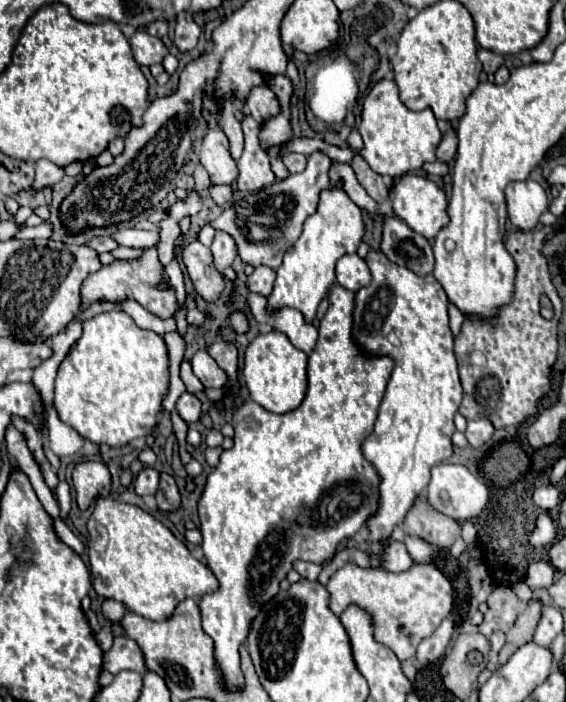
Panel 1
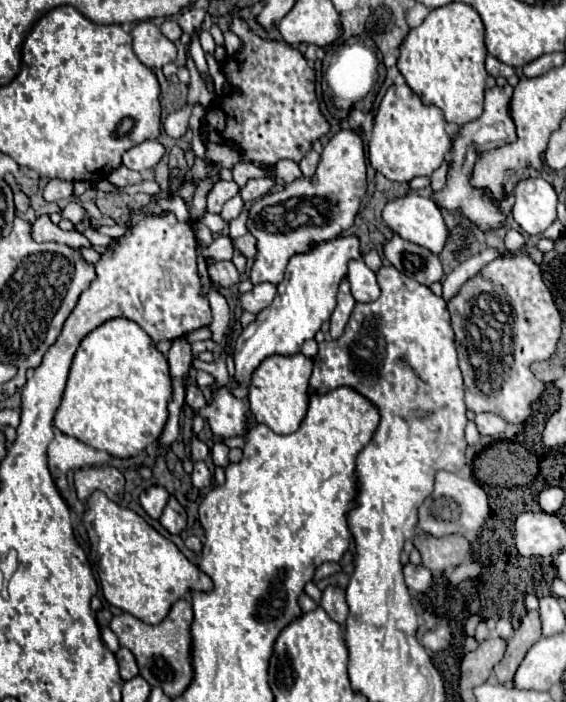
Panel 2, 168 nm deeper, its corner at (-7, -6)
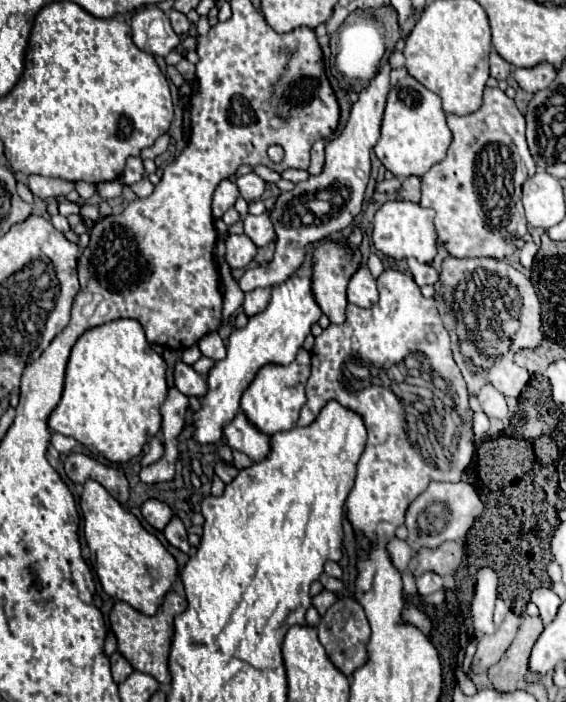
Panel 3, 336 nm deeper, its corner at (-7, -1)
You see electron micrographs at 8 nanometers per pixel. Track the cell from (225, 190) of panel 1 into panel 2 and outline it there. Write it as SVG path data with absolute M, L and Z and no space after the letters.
M234 196L234 198L230 198L230 200L224 204L220 216L222 216L226 222L230 222L230 220L234 220L234 218L242 212L242 206L244 206L242 198L240 198L240 196Z

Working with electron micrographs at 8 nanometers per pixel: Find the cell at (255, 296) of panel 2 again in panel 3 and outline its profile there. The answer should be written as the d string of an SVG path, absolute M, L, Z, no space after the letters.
M270 287L248 291L248 293L246 293L246 299L244 299L244 305L242 305L242 307L244 307L244 313L246 313L248 317L260 313L260 311L270 303L270 293L272 293Z

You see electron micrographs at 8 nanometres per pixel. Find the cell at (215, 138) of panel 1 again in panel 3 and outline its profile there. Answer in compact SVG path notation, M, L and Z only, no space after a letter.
M224 179L216 191L214 191L214 201L212 201L212 213L216 219L222 217L222 213L234 205L234 201L238 199L238 187L232 179Z

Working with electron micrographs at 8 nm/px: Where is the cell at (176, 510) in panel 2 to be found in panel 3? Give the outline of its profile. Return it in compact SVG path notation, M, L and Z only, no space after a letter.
M174 515L174 517L170 519L170 523L166 525L166 529L164 529L164 537L168 539L170 545L182 549L184 553L190 551L190 545L188 545L188 539L186 539L186 527L184 527L184 523L180 521L178 515Z

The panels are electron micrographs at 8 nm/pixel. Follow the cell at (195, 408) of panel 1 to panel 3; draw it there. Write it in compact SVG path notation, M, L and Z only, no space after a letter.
M182 361L174 367L174 381L176 381L178 391L184 393L186 397L202 399L206 395L206 379Z

